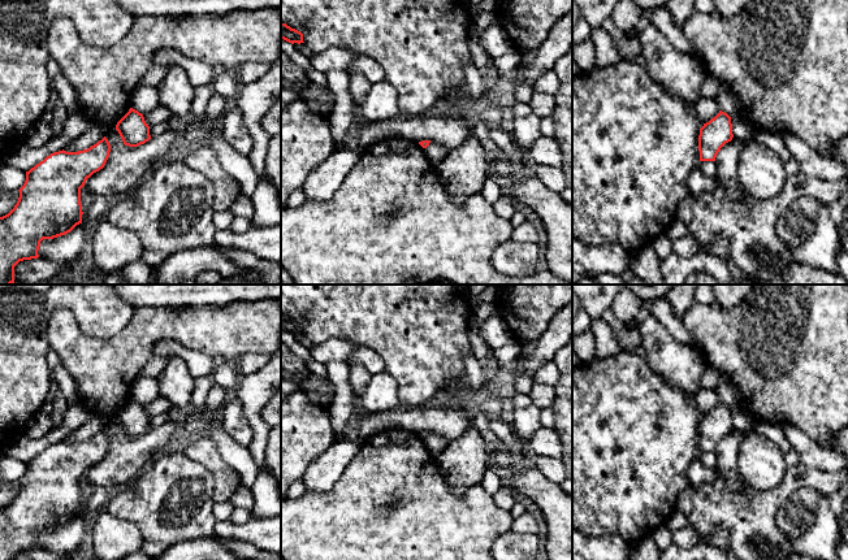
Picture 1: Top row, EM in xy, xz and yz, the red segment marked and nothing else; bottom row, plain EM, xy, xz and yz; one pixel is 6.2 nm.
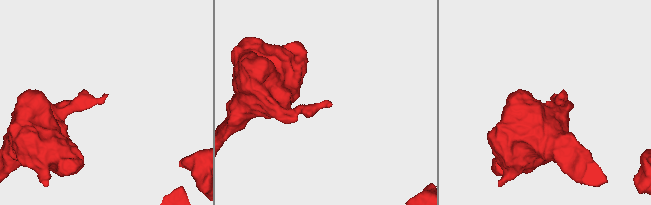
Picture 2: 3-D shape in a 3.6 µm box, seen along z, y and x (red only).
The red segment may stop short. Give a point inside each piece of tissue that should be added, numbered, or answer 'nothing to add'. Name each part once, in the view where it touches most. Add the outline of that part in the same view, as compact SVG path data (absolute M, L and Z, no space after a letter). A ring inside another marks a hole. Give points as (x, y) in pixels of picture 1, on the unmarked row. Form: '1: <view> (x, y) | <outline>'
nothing to add

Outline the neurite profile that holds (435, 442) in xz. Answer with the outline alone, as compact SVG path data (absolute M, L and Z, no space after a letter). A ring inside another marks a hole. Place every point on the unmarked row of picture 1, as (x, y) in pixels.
M431 433L429 437L424 439L424 444L433 456L437 456L445 448L446 442L440 434Z

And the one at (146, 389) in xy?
M139 375L131 387L131 399L144 405L159 396L157 378Z

